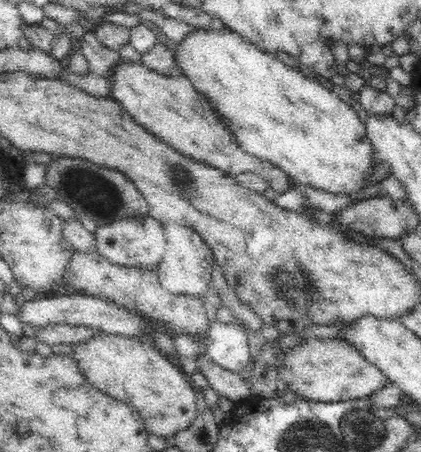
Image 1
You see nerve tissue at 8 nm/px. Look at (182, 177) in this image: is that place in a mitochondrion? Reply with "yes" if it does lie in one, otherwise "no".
yes

